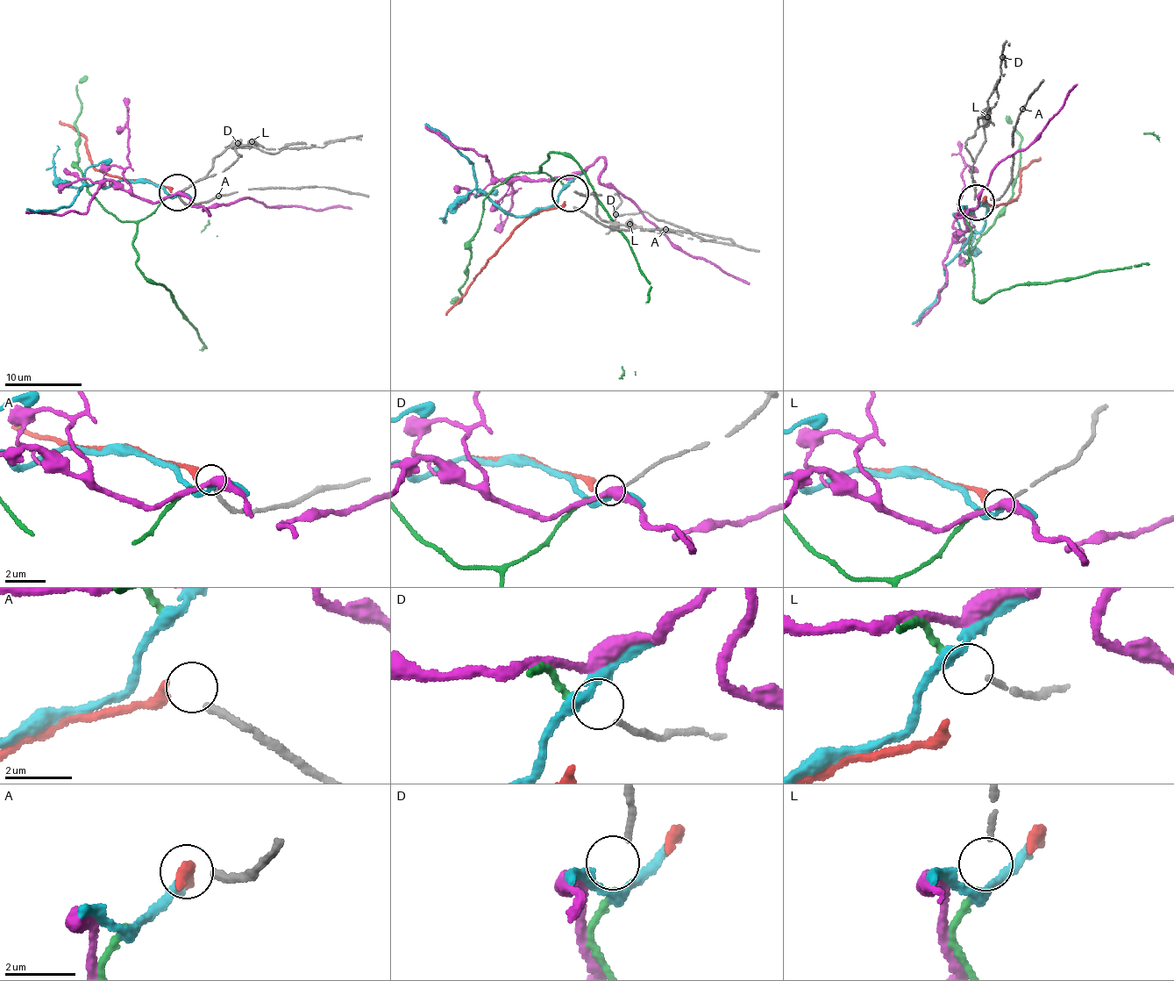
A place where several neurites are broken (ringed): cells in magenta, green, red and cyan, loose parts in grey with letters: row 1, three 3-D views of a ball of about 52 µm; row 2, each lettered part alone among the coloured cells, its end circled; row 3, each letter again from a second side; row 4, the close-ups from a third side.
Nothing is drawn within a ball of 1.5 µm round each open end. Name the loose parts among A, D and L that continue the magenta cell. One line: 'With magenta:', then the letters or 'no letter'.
With magenta: no letter

